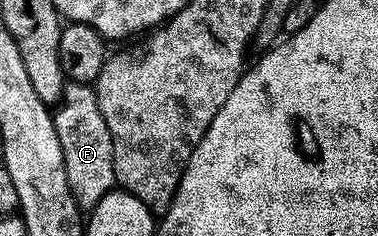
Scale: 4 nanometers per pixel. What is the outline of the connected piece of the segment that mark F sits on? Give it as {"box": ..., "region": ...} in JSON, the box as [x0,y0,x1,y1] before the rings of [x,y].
{"box":[53,83,117,211],"region":[[[78,83],[68,84],[53,116],[75,202],[80,210],[91,211],[117,185],[113,171],[113,139],[109,135],[109,127],[105,127],[105,115],[101,115],[94,88]]]}

